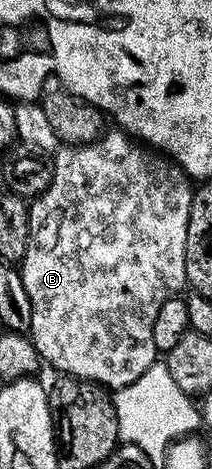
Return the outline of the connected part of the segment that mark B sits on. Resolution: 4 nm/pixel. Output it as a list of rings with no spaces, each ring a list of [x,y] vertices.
[[[120,128],[106,129],[105,133],[86,146],[62,145],[52,155],[53,179],[42,192],[41,197],[29,202],[31,216],[31,240],[27,244],[27,256],[19,263],[23,288],[27,288],[27,296],[31,296],[31,328],[28,337],[32,338],[42,359],[49,362],[65,376],[85,378],[110,391],[116,392],[130,386],[147,368],[158,361],[159,351],[155,348],[155,316],[159,316],[159,308],[174,296],[186,289],[185,253],[187,252],[187,224],[193,203],[194,187],[191,179],[172,158],[152,149],[146,148],[140,141],[134,140]]]

